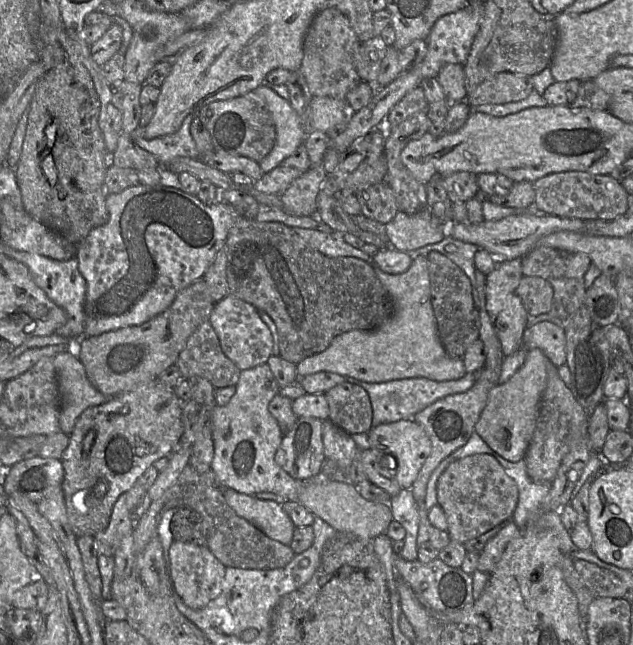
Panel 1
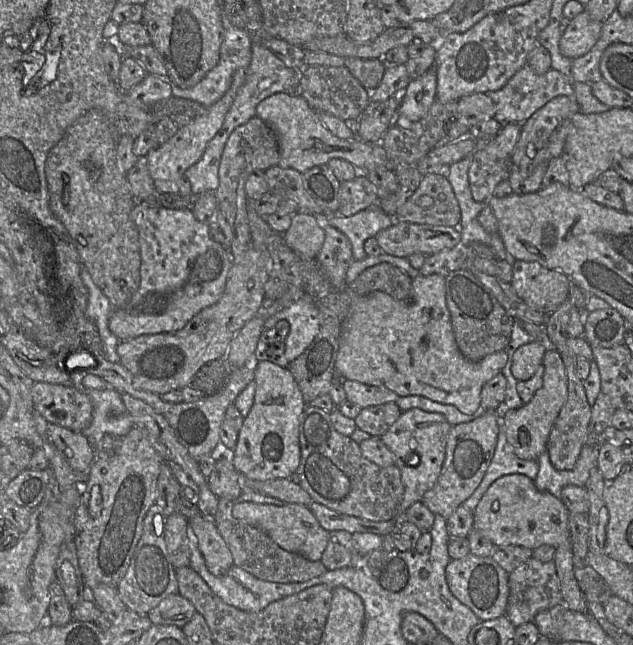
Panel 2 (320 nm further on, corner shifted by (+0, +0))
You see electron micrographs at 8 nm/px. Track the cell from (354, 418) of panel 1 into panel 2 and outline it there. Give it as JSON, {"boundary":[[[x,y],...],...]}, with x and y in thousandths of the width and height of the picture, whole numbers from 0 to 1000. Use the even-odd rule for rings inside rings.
{"boundary":[[[611,623],[572,633],[559,651],[567,665],[586,676],[602,678],[632,647],[633,640],[626,623]]]}

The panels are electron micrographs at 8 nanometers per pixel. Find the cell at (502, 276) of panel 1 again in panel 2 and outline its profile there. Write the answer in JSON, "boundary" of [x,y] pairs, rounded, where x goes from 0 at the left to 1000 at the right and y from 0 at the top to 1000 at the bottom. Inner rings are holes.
{"boundary":[[[809,403],[809,420],[809,448],[842,481],[869,487],[897,464],[905,437],[888,420],[828,403]]]}

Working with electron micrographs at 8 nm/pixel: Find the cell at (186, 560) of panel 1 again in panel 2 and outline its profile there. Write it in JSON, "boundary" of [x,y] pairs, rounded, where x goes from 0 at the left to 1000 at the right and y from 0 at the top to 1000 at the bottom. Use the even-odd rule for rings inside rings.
{"boundary":[[[316,795],[297,808],[330,885],[338,891],[359,887],[370,876],[368,860],[336,805]]]}

